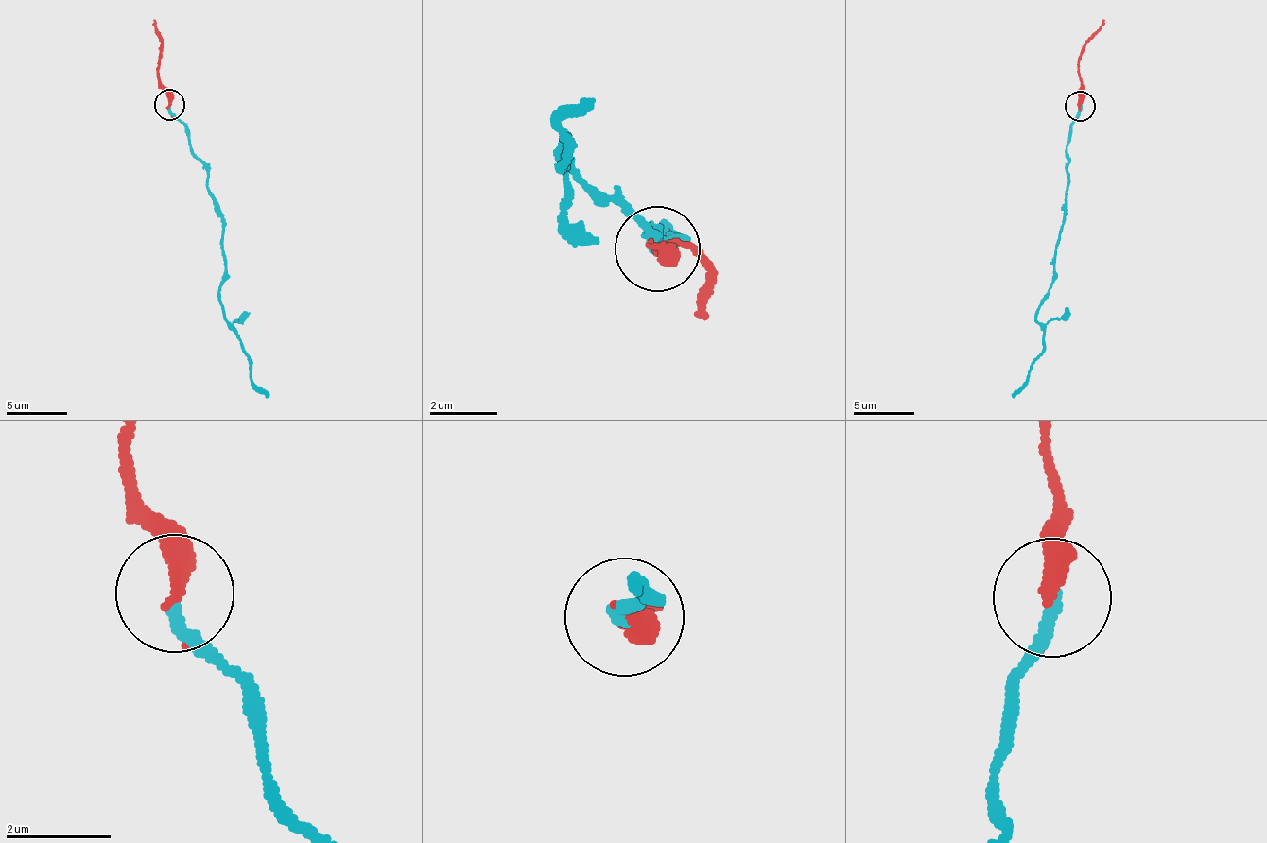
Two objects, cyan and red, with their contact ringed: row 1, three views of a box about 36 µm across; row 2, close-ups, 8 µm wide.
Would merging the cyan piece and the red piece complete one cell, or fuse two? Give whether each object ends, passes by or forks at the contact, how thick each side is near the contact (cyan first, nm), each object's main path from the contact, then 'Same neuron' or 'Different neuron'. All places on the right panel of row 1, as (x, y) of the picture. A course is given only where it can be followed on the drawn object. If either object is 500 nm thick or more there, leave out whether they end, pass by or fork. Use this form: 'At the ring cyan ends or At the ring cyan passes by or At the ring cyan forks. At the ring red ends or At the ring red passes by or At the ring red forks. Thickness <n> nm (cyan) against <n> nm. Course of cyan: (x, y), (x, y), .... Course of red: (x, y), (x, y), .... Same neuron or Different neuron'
At the ring cyan ends. At the ring red ends. Thickness 200 nm (cyan) against 380 nm. Course of cyan: (1081, 107), (1070, 127), (1069, 191), (1054, 249), (1054, 283), (1038, 307), (1042, 351), (1011, 393). Course of red: (1081, 107), (1080, 57), (1084, 41), (1105, 21). Same neuron

